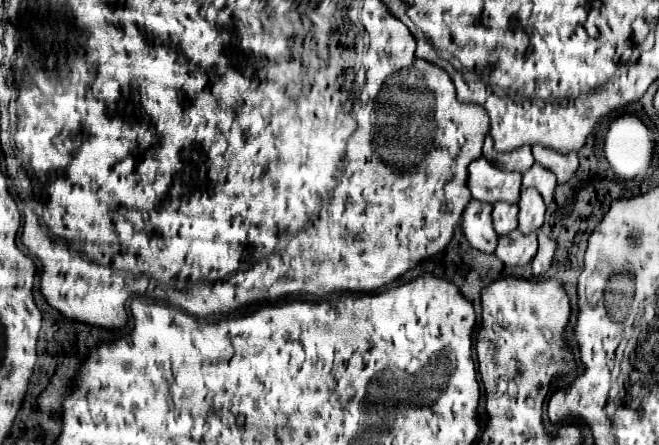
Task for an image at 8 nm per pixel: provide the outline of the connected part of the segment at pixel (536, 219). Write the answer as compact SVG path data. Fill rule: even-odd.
M523 188L517 206L519 206L519 230L523 234L537 232L545 216L545 204L539 192L535 192L535 188Z

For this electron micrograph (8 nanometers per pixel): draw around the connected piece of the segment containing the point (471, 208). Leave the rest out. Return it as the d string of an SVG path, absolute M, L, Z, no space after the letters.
M471 200L463 212L461 228L471 248L485 254L493 254L497 244L497 234L493 232L491 224L491 204Z

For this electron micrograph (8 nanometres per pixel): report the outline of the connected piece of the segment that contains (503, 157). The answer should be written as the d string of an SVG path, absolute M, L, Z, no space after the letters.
M485 136L483 156L487 160L491 160L491 164L495 164L497 168L515 170L515 172L521 172L521 174L527 172L527 168L531 168L531 164L535 162L533 156L531 156L531 146L517 148L515 152L495 152L493 150L493 140L489 136Z

